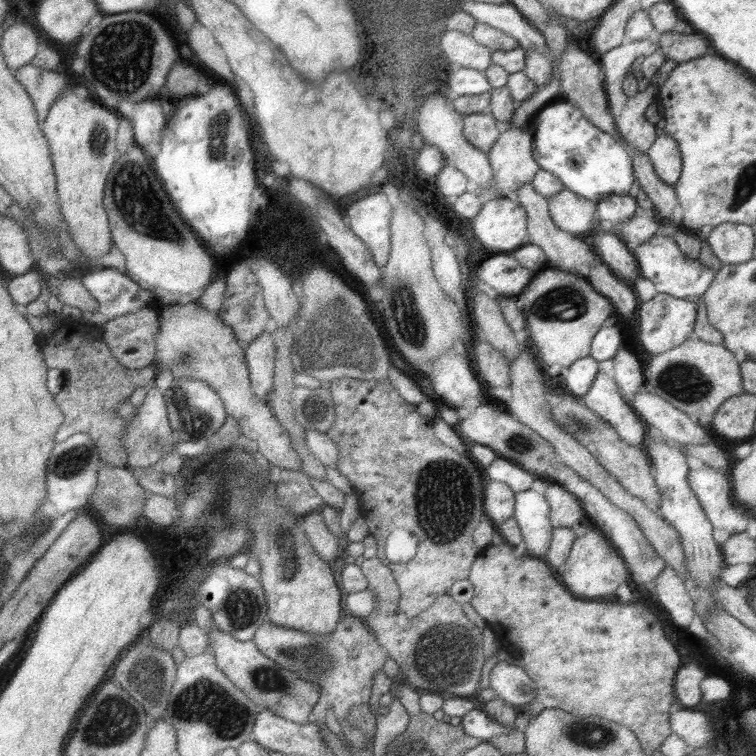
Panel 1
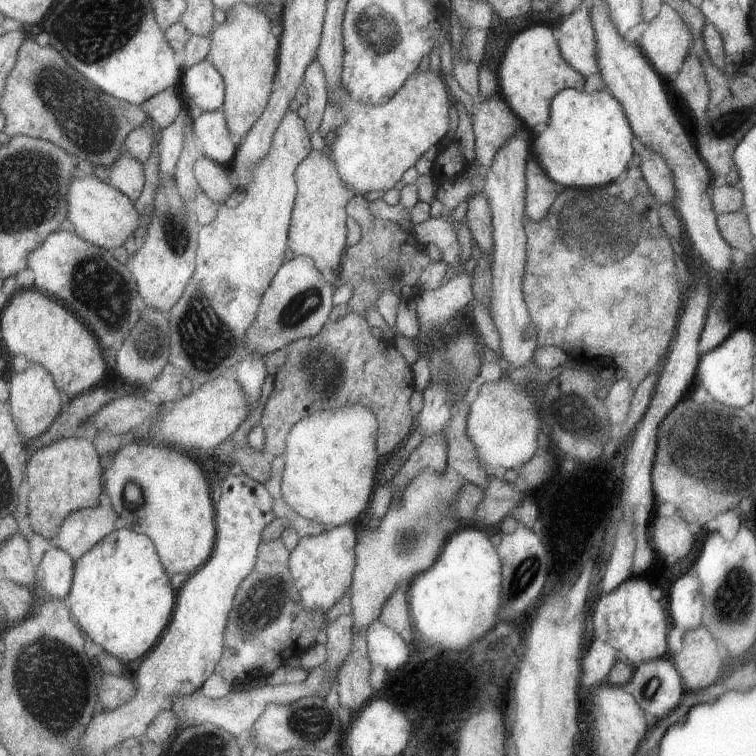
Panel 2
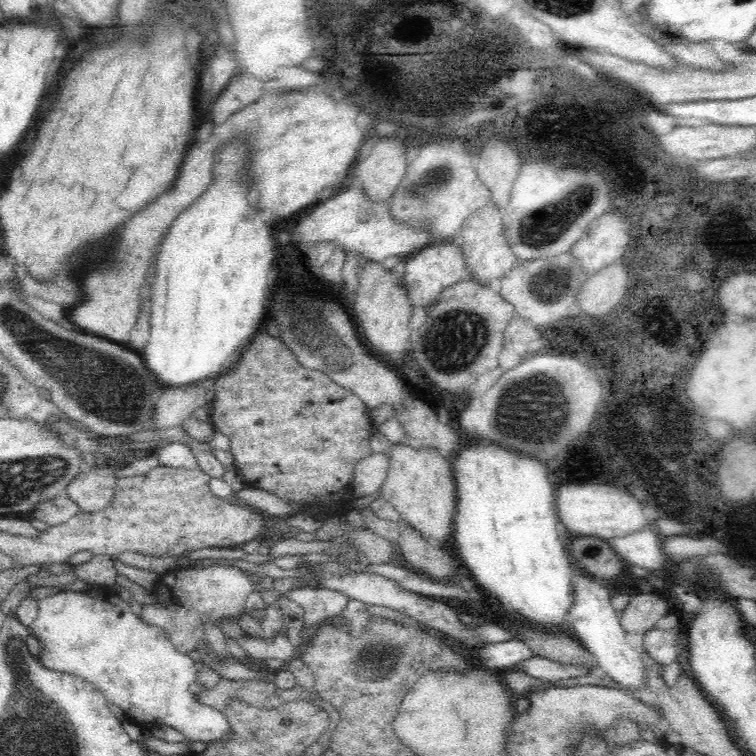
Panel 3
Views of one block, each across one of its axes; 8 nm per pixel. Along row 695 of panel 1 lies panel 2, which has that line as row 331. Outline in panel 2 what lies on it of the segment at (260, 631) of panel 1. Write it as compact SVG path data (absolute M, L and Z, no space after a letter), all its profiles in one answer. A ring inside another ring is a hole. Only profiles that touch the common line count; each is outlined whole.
M347 312L343 318L339 320L327 320L321 328L321 332L313 338L303 338L303 340L295 340L291 344L285 346L287 350L287 360L285 364L277 370L275 374L275 382L273 382L273 390L269 394L269 398L265 400L263 406L263 414L261 414L261 426L265 430L265 448L261 450L267 458L279 458L285 454L285 438L289 434L289 430L293 428L293 424L297 424L299 420L319 414L319 412L335 412L341 408L349 408L355 404L367 406L375 416L377 416L377 440L375 440L375 448L379 456L391 454L395 450L399 450L403 446L403 442L409 438L409 434L413 432L413 424L415 424L415 416L411 416L409 410L409 396L415 392L415 384L413 384L413 370L409 366L409 362L395 354L391 350L391 342L387 342L385 338L377 340L371 336L371 326L367 324L367 320L359 314L351 314Z

